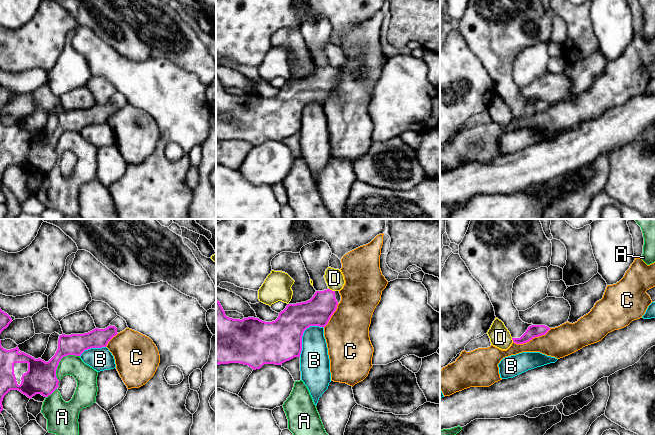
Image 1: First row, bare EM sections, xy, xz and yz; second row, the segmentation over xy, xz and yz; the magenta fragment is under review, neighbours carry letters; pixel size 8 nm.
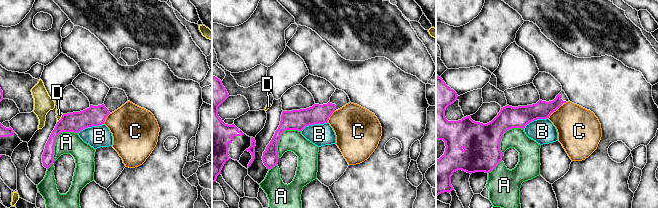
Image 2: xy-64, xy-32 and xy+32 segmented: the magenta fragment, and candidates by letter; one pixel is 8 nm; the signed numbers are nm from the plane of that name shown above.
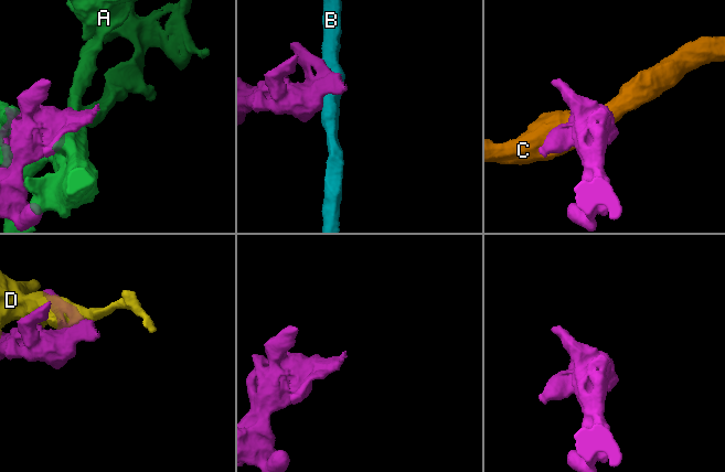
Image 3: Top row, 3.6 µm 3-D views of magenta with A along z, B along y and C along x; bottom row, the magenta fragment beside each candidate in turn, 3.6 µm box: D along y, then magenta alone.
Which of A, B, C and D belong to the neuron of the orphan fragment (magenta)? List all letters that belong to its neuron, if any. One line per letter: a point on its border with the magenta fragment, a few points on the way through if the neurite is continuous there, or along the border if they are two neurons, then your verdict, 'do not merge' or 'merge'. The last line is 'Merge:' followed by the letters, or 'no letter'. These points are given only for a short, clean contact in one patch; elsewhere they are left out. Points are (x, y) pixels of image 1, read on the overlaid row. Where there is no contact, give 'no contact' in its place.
A: meets magenta in xy at (60, 360); do not merge
B: meets magenta in xz at (302, 335); do not merge
C: meets magenta in yz at (531, 339); border along yz (550, 328), (544, 334), (535, 336), (526, 342), (513, 342); do not merge
D: meets magenta in xz at (331, 290); do not merge
Merge: no letter

